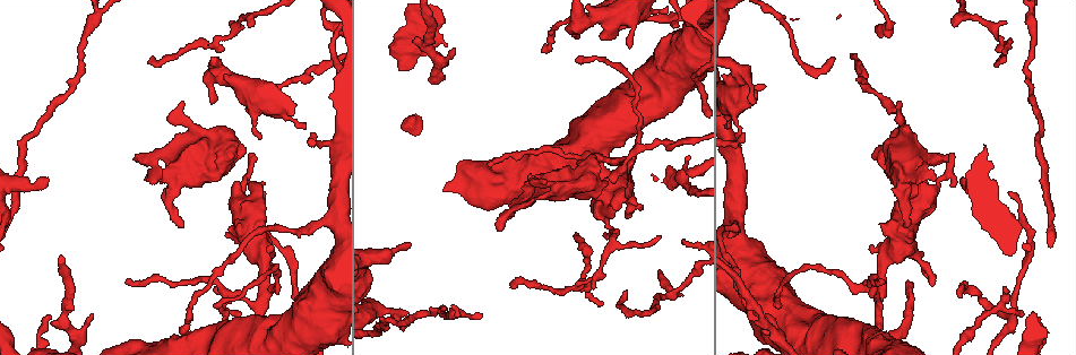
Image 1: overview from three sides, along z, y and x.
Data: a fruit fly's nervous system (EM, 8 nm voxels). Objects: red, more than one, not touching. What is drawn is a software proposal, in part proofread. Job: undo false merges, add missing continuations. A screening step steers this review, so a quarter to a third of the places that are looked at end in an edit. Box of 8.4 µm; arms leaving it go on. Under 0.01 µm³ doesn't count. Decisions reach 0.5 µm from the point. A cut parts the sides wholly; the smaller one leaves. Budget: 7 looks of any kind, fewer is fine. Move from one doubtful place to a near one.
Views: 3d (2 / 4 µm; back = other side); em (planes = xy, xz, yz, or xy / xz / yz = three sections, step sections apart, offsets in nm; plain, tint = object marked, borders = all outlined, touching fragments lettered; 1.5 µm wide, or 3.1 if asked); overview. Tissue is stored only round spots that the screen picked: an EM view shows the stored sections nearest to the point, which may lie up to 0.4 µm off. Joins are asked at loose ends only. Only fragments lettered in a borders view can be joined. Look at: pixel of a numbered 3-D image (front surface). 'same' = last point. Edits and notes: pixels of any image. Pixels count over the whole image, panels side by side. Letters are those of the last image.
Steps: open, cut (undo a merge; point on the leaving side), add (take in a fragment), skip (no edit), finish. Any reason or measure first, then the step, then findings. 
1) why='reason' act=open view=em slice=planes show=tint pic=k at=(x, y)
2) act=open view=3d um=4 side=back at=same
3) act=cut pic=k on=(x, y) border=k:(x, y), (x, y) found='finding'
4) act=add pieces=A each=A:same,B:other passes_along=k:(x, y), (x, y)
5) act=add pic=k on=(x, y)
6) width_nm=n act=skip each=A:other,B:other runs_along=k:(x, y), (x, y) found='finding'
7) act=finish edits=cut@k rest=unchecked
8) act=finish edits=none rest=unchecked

why='an open end' act=open view=3d um=4 pic=1 at=(512, 286)

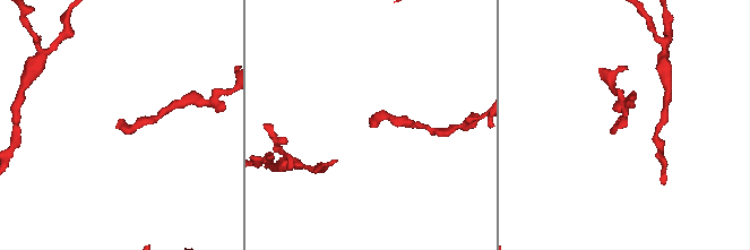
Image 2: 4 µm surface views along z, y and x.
why='shape alone is not enough' act=open view=em slice=xz step=8 show=tint pic=2 at=(119, 119)

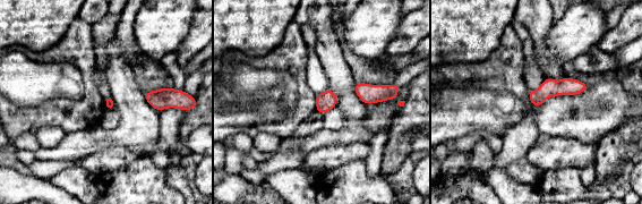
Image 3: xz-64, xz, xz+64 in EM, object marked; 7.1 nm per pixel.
why='cut it another way' act=open view=em slice=planes show=borders at=same

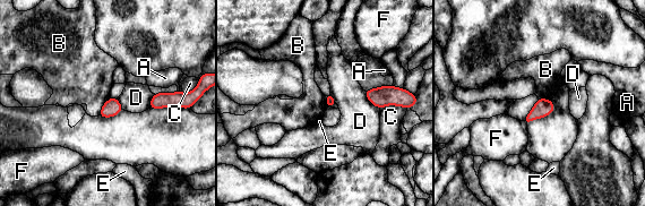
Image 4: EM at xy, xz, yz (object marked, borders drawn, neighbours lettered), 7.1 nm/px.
longest_contact=D:180nm act=skip each=A:other,B:other,C:other,D:other,E:other,F:other border=4:(110, 97), (103, 104), (99, 114) found='none of them fits'

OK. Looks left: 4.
why='an open end' act=open view=3d um=4 side=back pic=1 at=(224, 126)

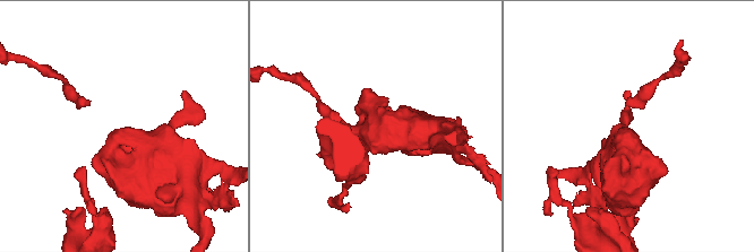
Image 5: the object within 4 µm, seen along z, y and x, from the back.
act=open view=em slice=planes show=plain pic=5 at=(623, 128)

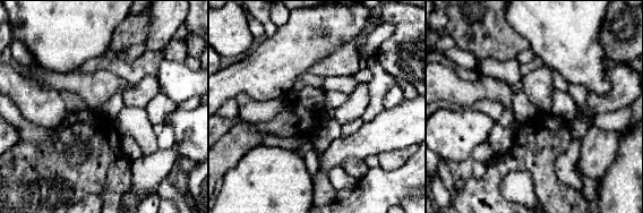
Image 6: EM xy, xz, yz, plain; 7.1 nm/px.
act=open view=em slice=planes show=borders at=same

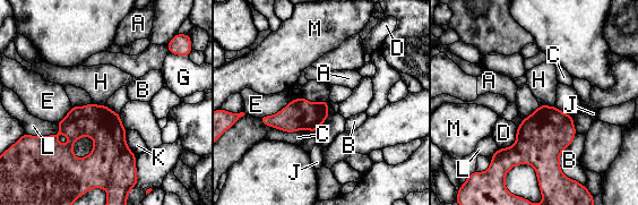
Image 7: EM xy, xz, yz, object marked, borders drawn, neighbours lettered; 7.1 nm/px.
act=skip each=A:other,B:other,C:other,D:other,E:other,G:other,H:other,J:other,K:other,L:other,M:other found='none of them fits'

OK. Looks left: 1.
act=finish edits=none rest=unchecked

